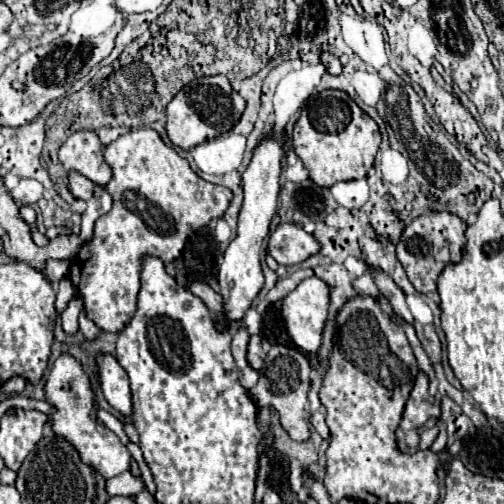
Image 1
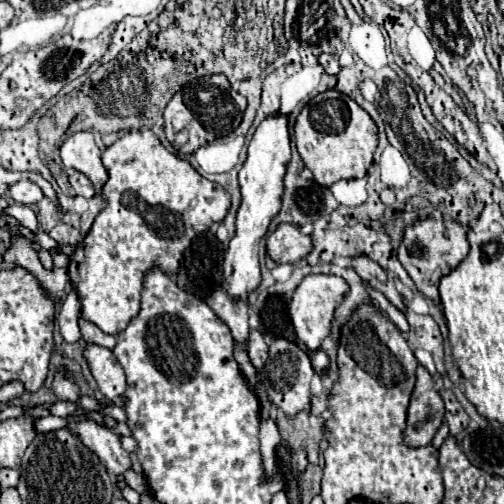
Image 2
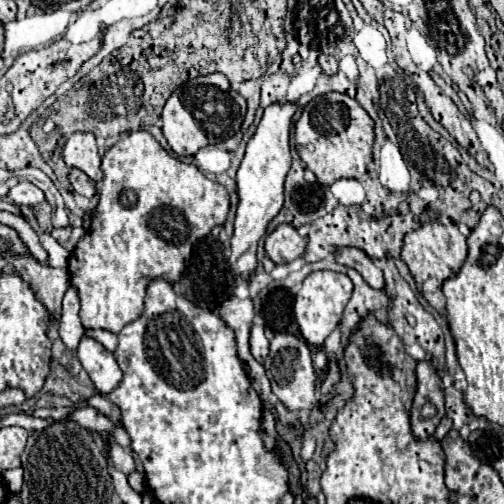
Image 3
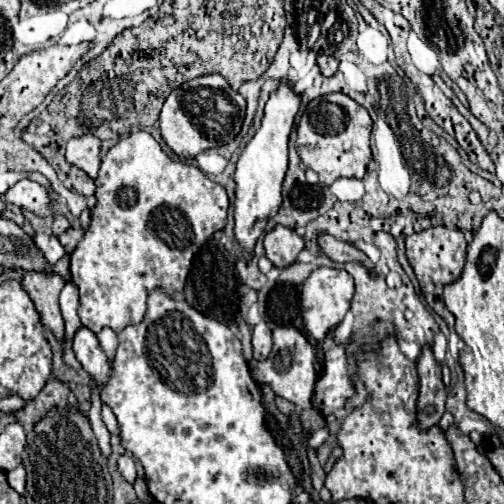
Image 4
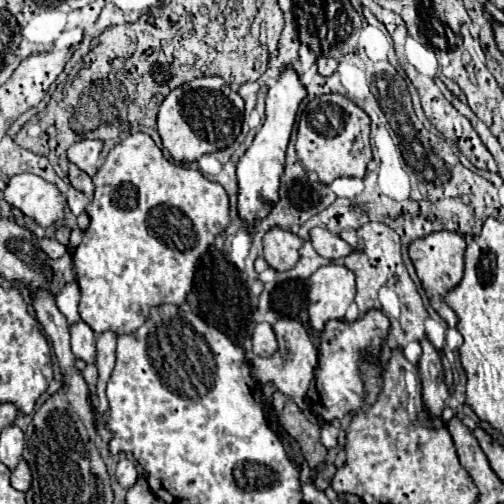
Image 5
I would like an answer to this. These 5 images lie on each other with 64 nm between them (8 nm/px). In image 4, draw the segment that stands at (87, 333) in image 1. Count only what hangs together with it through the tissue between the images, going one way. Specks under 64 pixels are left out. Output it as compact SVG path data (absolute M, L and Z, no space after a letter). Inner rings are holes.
M104 328L100 334L98 334L98 342L100 342L100 348L104 350L104 354L108 356L108 362L112 362L114 354L116 354L116 334L110 330L110 328Z

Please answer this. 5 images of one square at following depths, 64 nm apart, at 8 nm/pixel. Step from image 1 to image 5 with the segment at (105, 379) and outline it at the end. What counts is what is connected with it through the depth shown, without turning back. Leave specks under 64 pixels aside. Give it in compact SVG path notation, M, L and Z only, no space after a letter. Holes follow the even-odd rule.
M82 320L70 324L70 344L76 358L82 358L86 364L96 360L96 336L92 328Z

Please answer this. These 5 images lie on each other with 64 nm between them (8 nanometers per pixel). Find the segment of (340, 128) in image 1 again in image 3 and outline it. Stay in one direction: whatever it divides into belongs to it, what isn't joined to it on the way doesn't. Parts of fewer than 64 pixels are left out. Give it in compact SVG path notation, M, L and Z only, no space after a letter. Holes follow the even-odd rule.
M328 92L306 104L294 128L294 142L300 158L316 174L320 184L330 186L340 178L360 180L366 174L366 166L372 162L374 122L354 98Z

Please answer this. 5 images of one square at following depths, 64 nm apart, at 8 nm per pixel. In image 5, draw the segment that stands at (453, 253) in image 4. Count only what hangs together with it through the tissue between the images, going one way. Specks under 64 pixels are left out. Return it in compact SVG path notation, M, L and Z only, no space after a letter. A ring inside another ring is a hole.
M442 230L442 232L434 232L426 238L420 238L420 240L414 240L410 244L410 258L414 262L414 268L416 268L416 274L430 298L430 304L434 310L440 312L440 316L448 322L450 328L456 328L458 324L458 316L444 304L444 296L462 280L462 274L464 274L464 250L466 250L466 242L464 242L464 236L458 234L458 232L448 232L448 230Z

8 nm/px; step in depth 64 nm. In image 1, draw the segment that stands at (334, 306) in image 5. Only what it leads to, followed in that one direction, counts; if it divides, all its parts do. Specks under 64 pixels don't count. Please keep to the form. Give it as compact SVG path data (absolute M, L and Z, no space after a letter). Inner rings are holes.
M310 276L306 280L302 280L298 284L298 288L294 292L290 292L282 304L282 316L286 320L288 326L288 334L292 338L292 342L304 350L304 352L316 352L322 344L322 330L326 326L326 318L328 318L328 304L330 304L330 284L326 284L324 280Z

